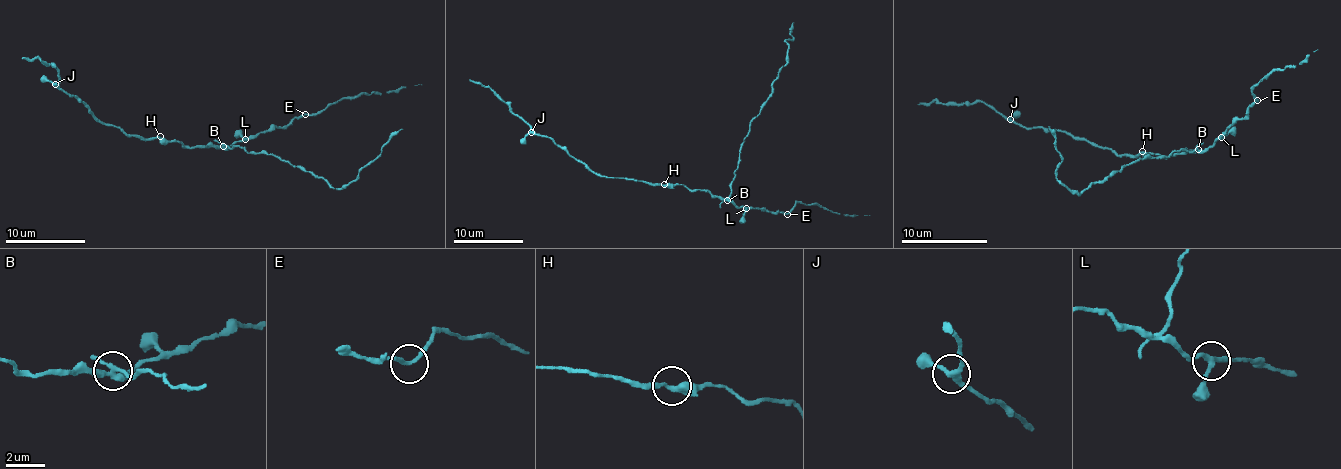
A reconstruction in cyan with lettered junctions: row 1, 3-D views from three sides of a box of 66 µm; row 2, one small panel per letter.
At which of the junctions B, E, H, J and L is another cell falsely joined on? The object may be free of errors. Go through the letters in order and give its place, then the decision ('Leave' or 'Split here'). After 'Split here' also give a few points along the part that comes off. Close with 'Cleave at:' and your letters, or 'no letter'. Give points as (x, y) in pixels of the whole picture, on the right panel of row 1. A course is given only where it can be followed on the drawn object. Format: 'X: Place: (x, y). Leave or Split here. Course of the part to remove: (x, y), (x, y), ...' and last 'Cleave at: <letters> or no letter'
B: Place: (1198, 149). Split here. Course of the part to remove: (1197, 148), (1138, 158), (1090, 183), (1080, 194), (1068, 191), (1057, 179), (1055, 172), (1062, 162), (1050, 127)
E: Place: (1257, 100). Leave
H: Place: (1142, 151). Leave
J: Place: (1010, 119). Leave
L: Place: (1221, 137). Leave
Cleave at: B

